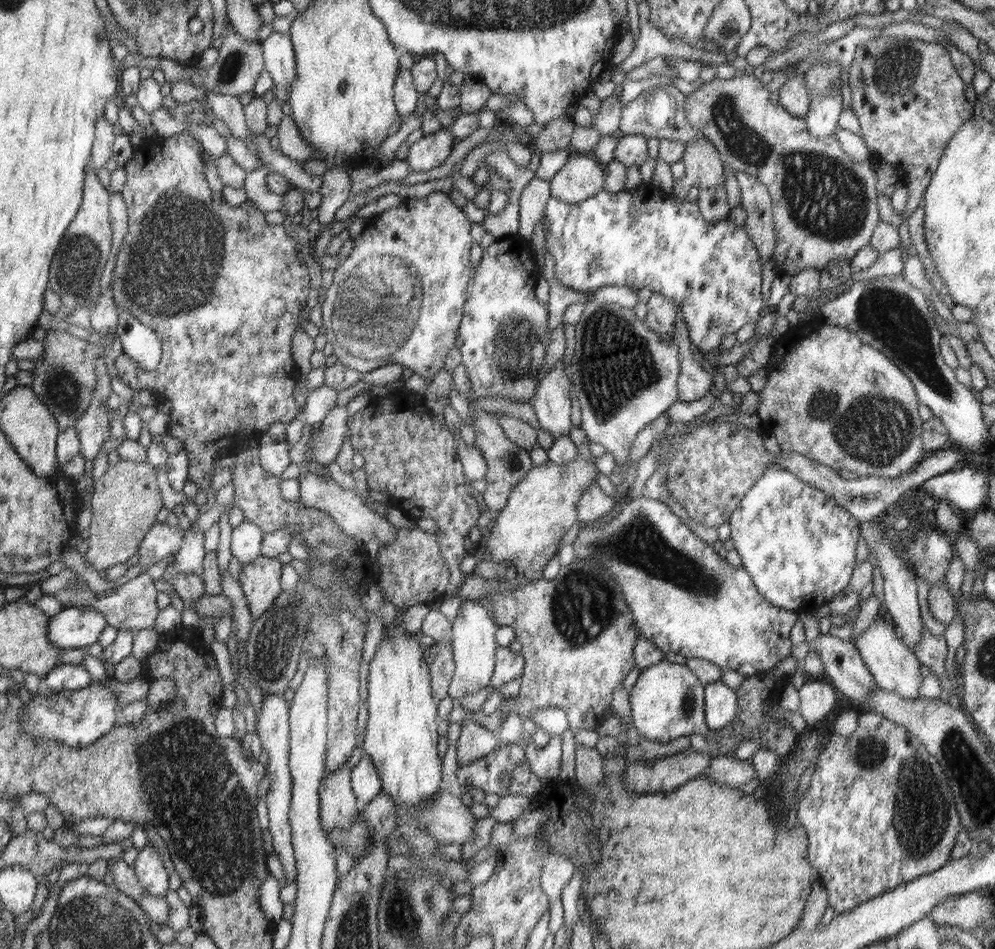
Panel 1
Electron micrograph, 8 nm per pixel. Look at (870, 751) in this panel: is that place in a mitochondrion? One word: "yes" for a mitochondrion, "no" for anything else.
yes

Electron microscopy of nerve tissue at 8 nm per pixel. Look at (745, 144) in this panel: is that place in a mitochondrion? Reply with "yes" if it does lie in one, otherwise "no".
yes

